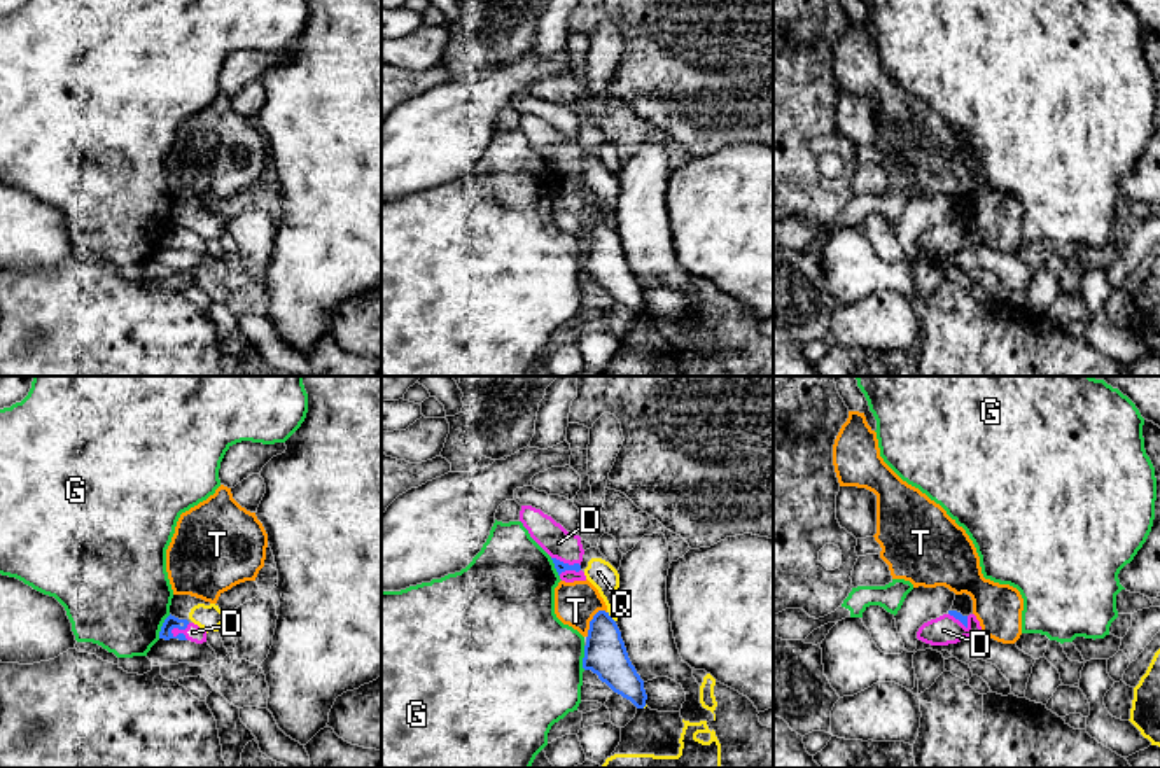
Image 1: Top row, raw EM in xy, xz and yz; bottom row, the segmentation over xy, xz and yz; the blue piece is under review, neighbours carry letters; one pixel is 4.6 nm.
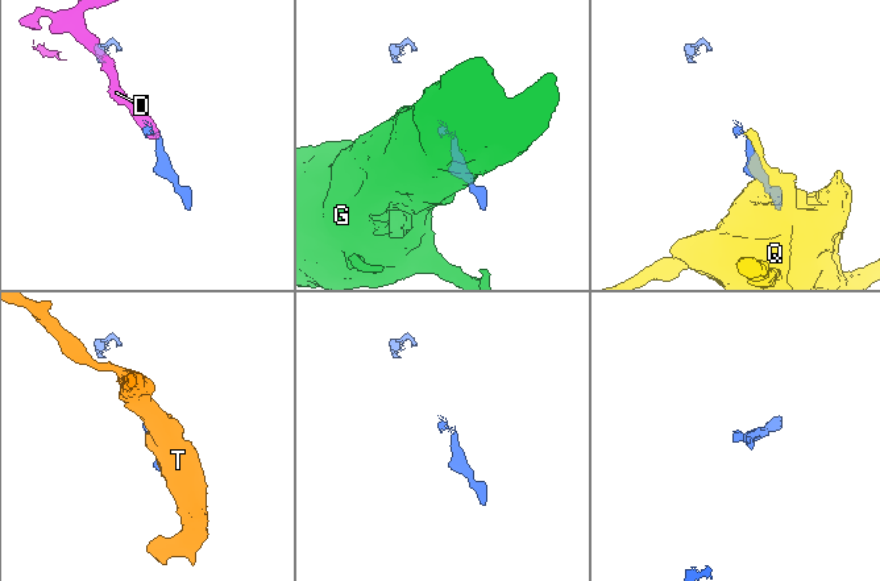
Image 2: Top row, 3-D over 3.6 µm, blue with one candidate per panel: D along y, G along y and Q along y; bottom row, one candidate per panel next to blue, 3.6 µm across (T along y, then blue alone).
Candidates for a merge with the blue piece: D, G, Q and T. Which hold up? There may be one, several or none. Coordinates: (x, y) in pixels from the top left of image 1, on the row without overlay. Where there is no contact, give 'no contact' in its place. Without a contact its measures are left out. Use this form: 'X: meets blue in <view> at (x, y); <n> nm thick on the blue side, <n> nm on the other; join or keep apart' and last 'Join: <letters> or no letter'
D: meets blue in xy at (181, 237); 60 nm thick on the blue side, 80 nm on the other; join
G: meets blue in xy at (161, 235); 60 nm thick on the blue side, 480 nm on the other; keep apart
Q: meets blue in xz at (609, 224); 190 nm thick on the blue side, 120 nm on the other; keep apart
T: meets blue in xz at (590, 230); 190 nm thick on the blue side, 200 nm on the other; keep apart
Join: D

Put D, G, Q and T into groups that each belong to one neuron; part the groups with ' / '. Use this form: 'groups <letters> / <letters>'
groups D / G / Q / T

